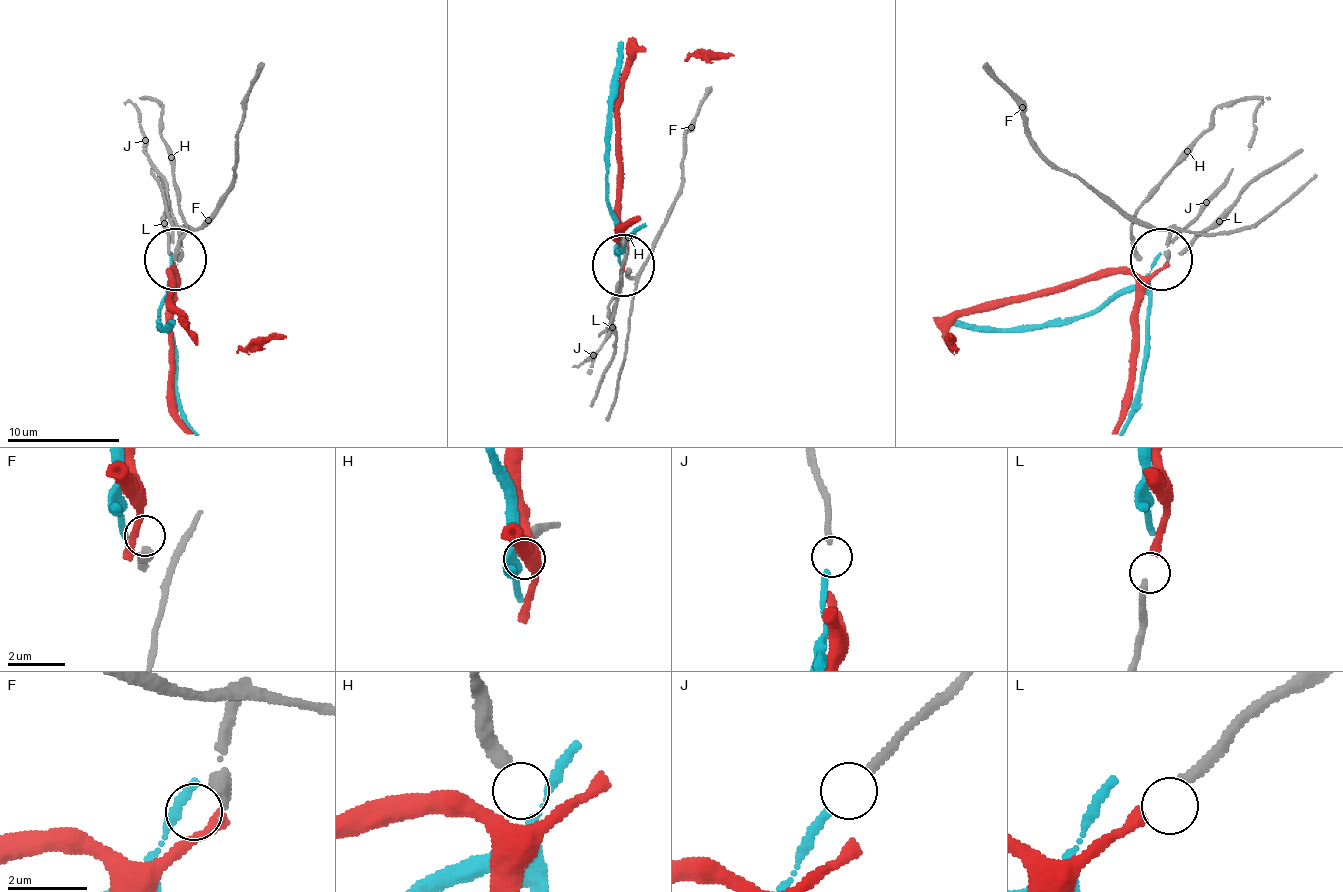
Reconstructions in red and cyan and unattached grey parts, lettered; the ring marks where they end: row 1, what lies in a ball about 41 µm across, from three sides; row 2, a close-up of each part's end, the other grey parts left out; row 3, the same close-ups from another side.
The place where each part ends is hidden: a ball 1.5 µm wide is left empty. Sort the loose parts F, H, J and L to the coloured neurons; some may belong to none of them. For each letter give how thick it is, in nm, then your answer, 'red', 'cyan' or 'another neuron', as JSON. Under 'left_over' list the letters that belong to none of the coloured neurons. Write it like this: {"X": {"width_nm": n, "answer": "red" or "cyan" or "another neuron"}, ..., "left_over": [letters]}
{"F": {"width_nm": 280, "answer": "another neuron"}, "H": {"width_nm": 340, "answer": "another neuron"}, "J": {"width_nm": 200, "answer": "cyan"}, "L": {"width_nm": 260, "answer": "red"}, "left_over": ["F", "H"]}

